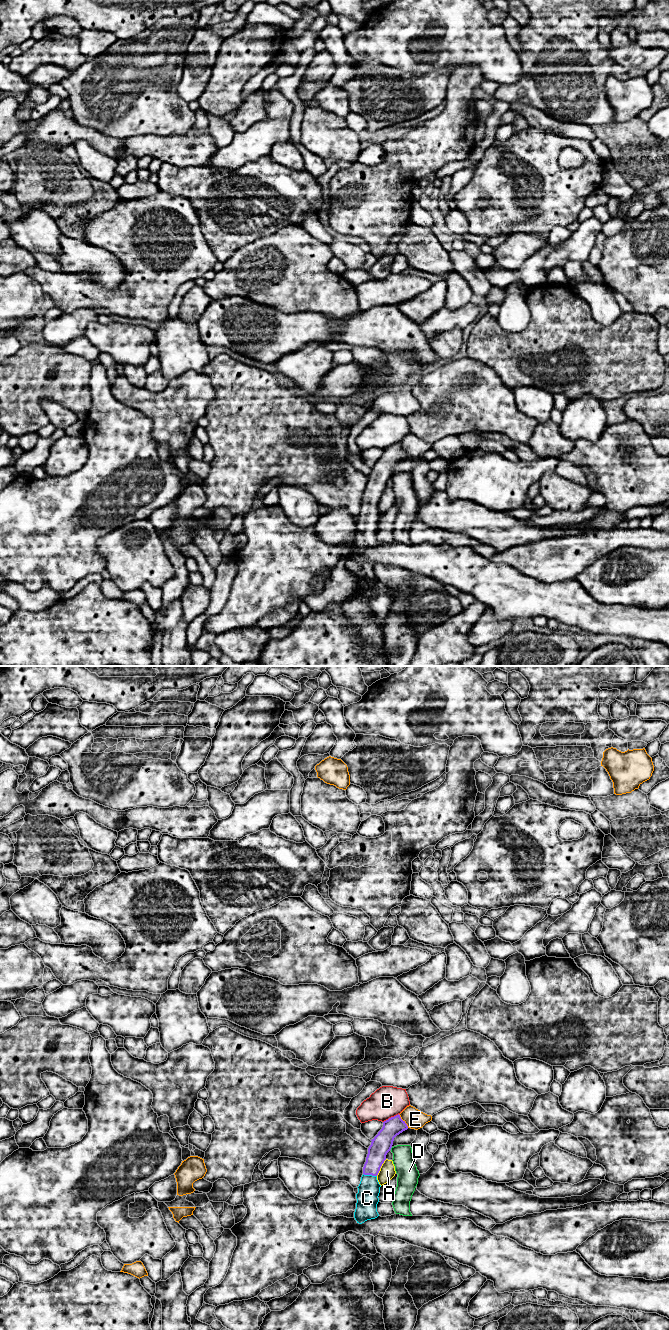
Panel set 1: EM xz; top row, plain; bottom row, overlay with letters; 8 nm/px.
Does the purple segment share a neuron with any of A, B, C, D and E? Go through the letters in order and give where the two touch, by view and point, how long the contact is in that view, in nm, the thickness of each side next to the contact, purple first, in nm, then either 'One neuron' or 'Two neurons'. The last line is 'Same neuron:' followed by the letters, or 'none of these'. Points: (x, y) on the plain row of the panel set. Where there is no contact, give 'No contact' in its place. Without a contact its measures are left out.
A: Touches purple at xz (380, 495). Shared border 160 nm. Thickness 160 nm (purple) against 130 nm. Two neurons
B: Touches purple at xz (391, 445). Shared border 150 nm. Thickness 160 nm (purple) against 260 nm. Two neurons
C: Touches purple at xz (370, 502). Shared border 110 nm. Thickness 160 nm (purple) against 180 nm. One neuron
D: Touches purple at xz (391, 475). Shared border 30 nm. Thickness 160 nm (purple) against 170 nm. Two neurons
E: Touches purple at xz (403, 449). Shared border 140 nm. Thickness 160 nm (purple) against 160 nm. Two neurons
Same neuron: C

